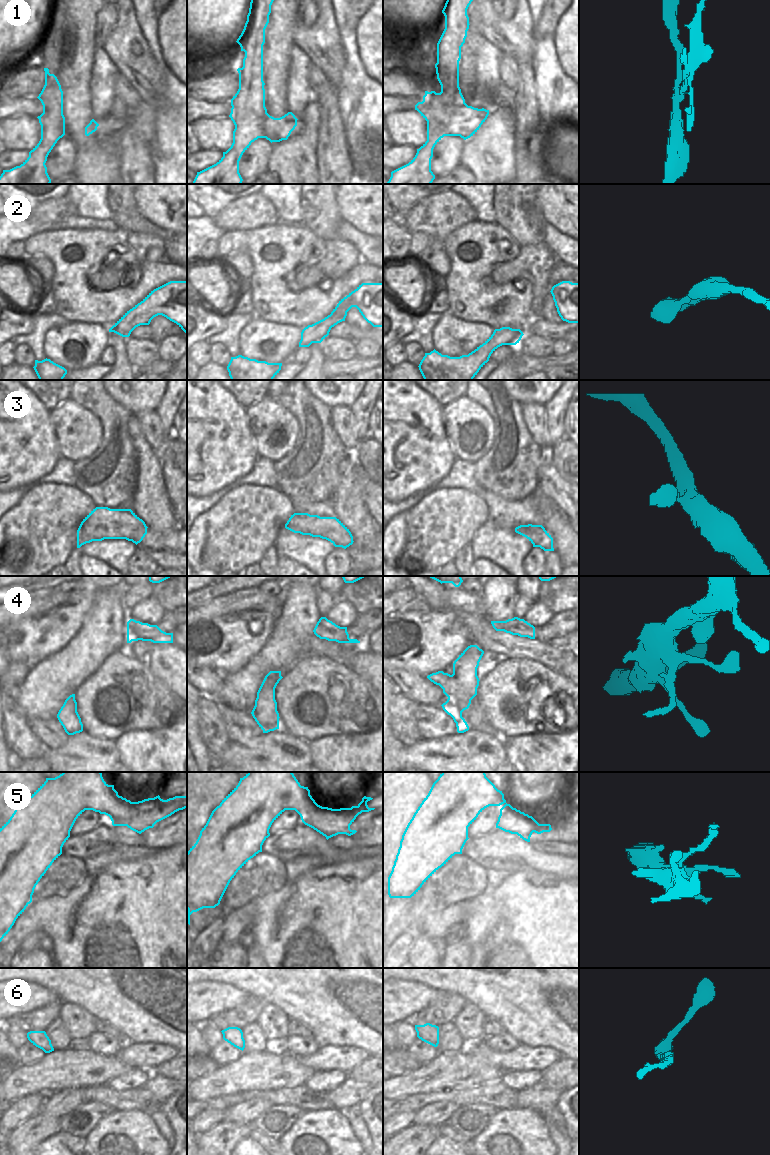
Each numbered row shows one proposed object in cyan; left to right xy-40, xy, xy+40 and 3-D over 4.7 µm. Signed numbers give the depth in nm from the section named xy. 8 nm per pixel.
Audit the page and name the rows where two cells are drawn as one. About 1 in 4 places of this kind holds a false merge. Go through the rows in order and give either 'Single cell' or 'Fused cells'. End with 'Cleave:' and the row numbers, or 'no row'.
1: Fused cells
2: Single cell
3: Single cell
4: Single cell
5: Single cell
6: Single cell
Cleave: 1

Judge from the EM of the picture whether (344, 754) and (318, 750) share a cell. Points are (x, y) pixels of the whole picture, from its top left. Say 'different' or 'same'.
same

